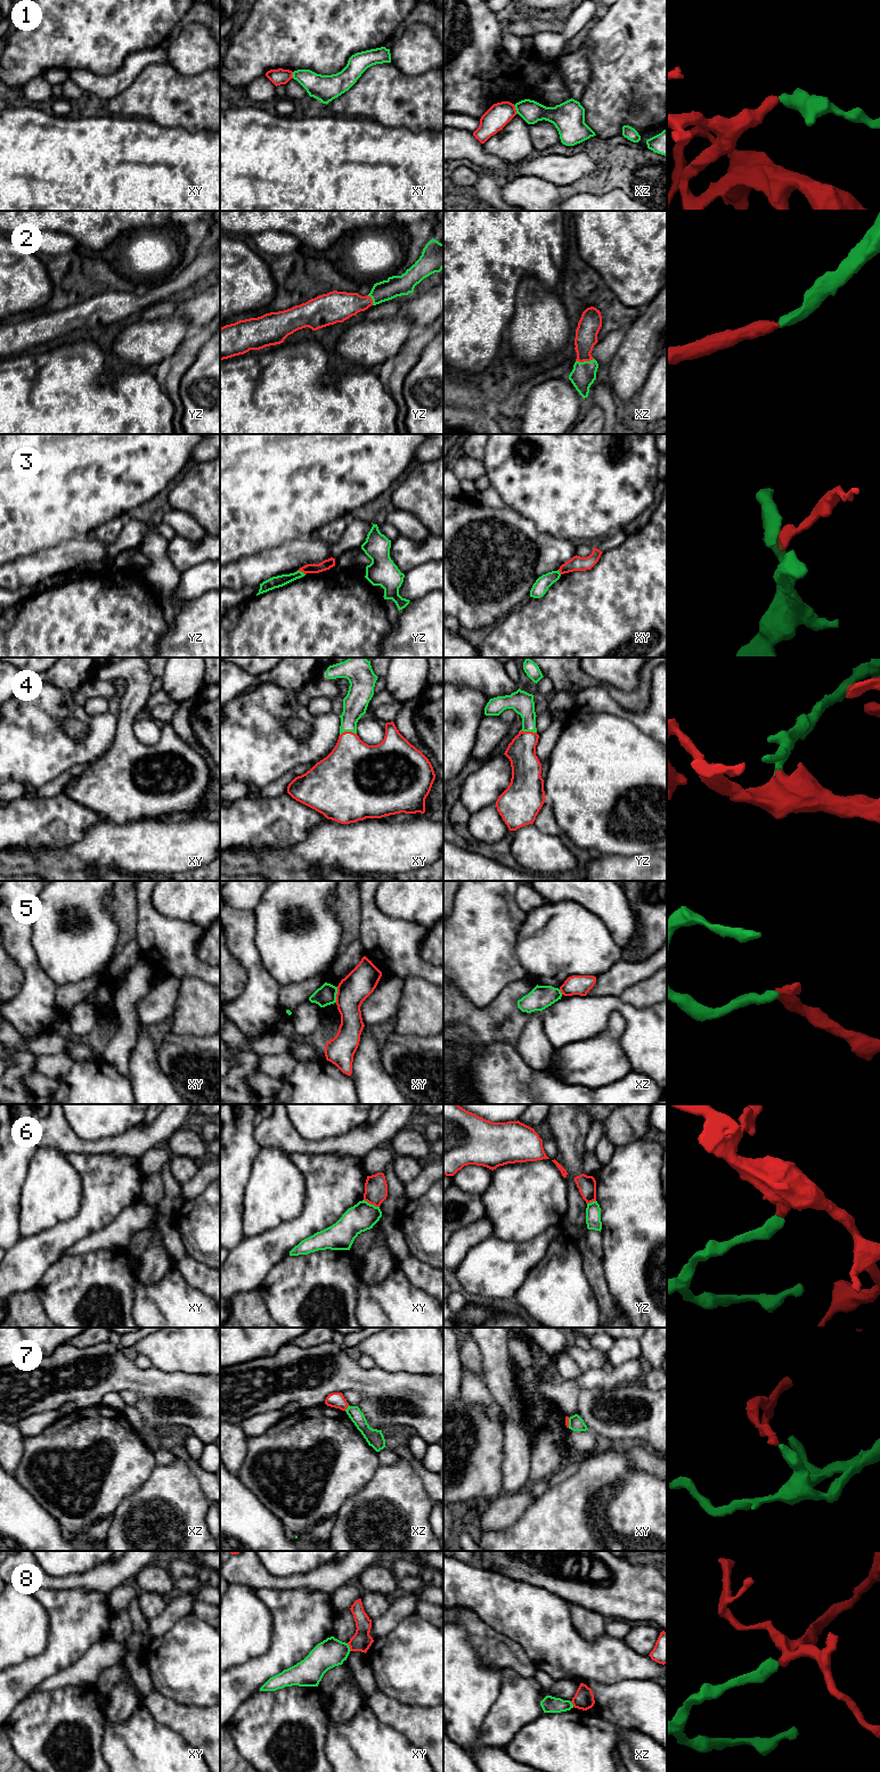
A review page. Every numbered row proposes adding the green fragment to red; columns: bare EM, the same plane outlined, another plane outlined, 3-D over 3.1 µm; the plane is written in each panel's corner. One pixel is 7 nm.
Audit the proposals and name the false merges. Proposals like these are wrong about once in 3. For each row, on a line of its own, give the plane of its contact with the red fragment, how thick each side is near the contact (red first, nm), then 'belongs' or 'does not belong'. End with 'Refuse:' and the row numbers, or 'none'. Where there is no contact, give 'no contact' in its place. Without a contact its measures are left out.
1: meets red in xz; 170 nm thick on the red side, 160 nm on the other; does not belong
2: meets red in xz; 160 nm thick on the red side, 170 nm on the other; belongs
3: meets red in yz; 70 nm thick on the red side, 80 nm on the other; does not belong
4: meets red in xy; 360 nm thick on the red side, 180 nm on the other; belongs
5: meets red in xy; 220 nm thick on the red side, 140 nm on the other; does not belong
6: meets red in xy; 160 nm thick on the red side, 200 nm on the other; does not belong
7: meets red in xz; 110 nm thick on the red side, 100 nm on the other; does not belong
8: meets red in xy; 140 nm thick on the red side, 200 nm on the other; does not belong
Refuse: 1, 3, 5, 6, 7, 8

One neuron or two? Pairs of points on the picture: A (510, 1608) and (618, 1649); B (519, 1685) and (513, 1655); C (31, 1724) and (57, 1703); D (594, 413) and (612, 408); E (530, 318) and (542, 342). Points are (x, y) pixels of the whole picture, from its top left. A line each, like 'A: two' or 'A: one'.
A: one
B: two
C: one
D: two
E: one

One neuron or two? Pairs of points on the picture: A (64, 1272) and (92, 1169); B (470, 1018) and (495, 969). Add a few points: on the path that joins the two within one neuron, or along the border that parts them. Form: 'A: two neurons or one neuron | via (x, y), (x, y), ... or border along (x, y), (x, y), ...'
A: two neurons | border along (65, 1255), (56, 1260), (45, 1273)
B: two neurons | border along (457, 986), (477, 1006), (487, 1006), (499, 994)

